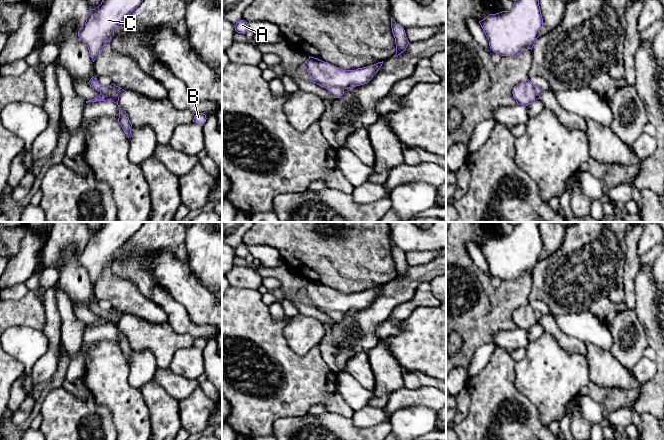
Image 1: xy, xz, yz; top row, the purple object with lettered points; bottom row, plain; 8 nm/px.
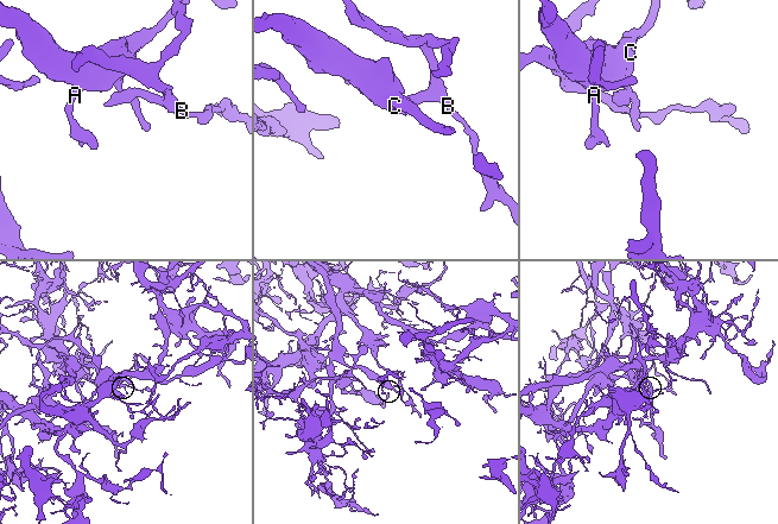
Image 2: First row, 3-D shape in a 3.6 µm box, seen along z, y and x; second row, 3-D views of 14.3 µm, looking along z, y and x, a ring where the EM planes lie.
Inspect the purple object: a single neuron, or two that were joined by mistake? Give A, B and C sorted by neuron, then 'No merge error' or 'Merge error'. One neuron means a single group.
Groups: A C / B. Merge error

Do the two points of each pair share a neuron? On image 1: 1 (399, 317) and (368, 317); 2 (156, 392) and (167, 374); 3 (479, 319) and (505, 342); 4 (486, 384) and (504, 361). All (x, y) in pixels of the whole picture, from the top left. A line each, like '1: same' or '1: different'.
1: different
2: different
3: different
4: same

